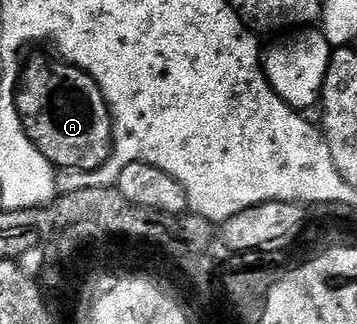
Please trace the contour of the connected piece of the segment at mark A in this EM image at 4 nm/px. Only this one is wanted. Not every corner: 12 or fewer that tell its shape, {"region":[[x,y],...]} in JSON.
{"region":[[61,59],[25,62],[28,139],[62,171],[110,158],[110,104]]}

